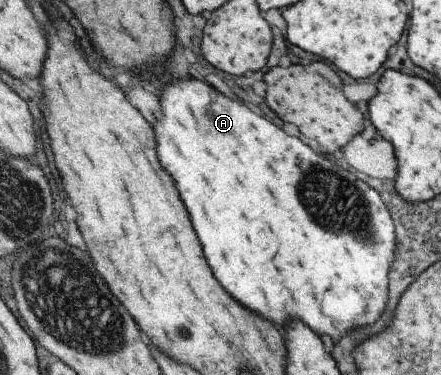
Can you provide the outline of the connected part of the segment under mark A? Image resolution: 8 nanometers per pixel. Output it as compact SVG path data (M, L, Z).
M186 79L174 85L166 85L162 89L162 97L160 97L160 111L162 111L162 119L154 125L154 133L156 133L156 155L160 165L164 167L164 171L168 171L168 175L174 179L176 189L180 193L180 199L190 215L192 221L192 229L200 241L202 253L206 257L206 263L210 265L210 271L214 273L216 281L246 309L250 309L252 313L256 313L262 319L272 321L274 325L286 325L292 319L300 319L302 325L306 325L308 329L312 329L318 337L328 335L332 341L336 337L342 337L346 333L350 333L352 329L364 327L364 325L372 325L378 315L384 311L386 299L388 299L388 291L386 291L386 273L389 273L390 264L395 256L395 229L392 225L388 209L378 196L378 192L356 179L350 173L350 170L344 170L335 163L318 155L300 142L296 137L288 137L286 133L282 133L276 125L268 123L264 117L258 117L256 113L252 113L248 107L244 107L238 101L232 101L228 97L224 97L222 93L216 95L214 89L206 87L204 83L194 79Z

